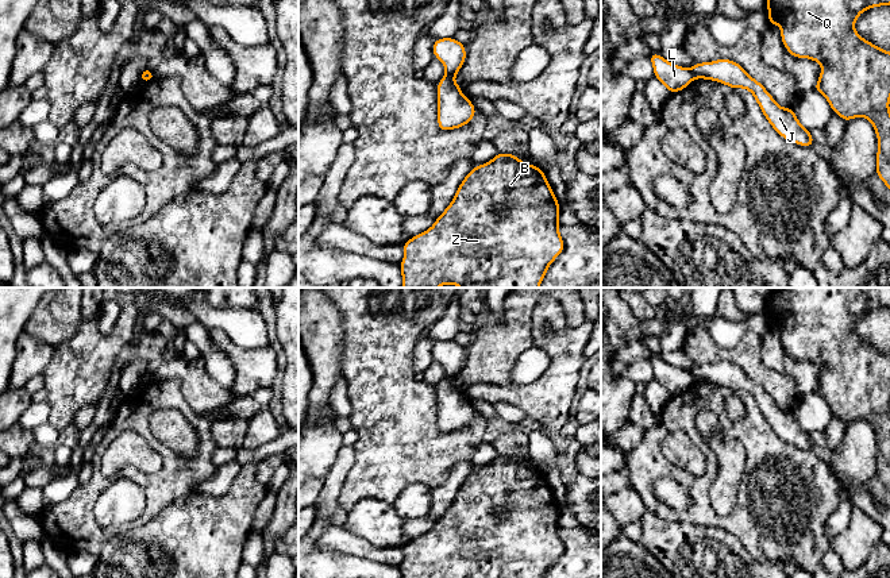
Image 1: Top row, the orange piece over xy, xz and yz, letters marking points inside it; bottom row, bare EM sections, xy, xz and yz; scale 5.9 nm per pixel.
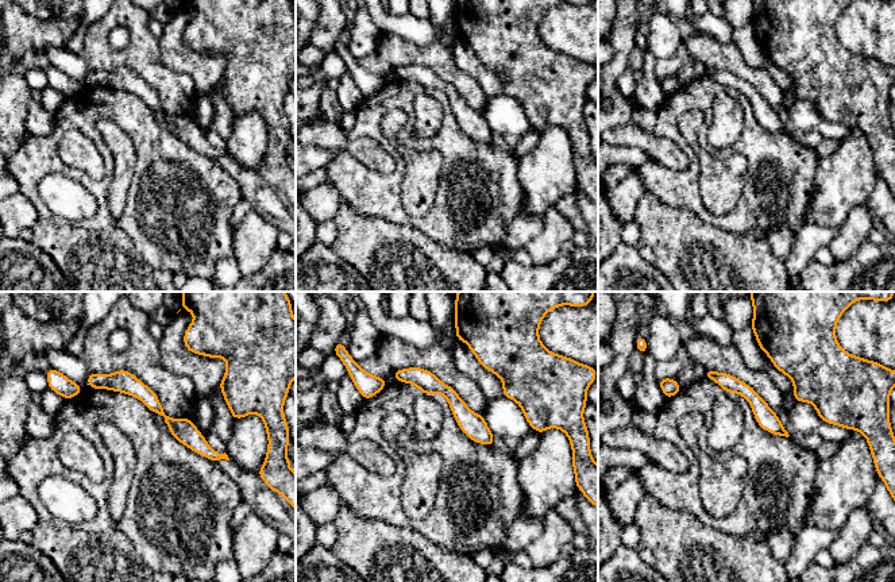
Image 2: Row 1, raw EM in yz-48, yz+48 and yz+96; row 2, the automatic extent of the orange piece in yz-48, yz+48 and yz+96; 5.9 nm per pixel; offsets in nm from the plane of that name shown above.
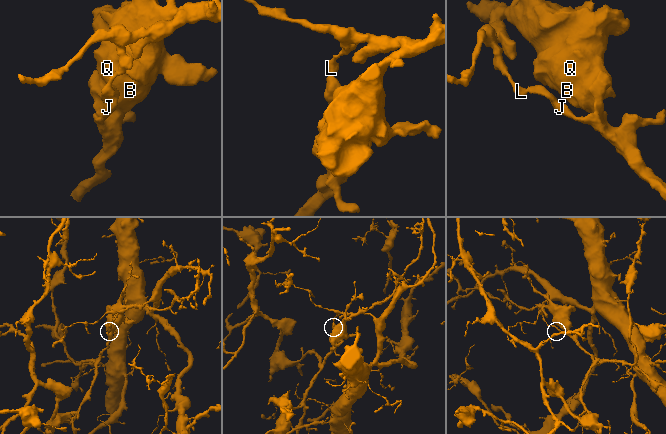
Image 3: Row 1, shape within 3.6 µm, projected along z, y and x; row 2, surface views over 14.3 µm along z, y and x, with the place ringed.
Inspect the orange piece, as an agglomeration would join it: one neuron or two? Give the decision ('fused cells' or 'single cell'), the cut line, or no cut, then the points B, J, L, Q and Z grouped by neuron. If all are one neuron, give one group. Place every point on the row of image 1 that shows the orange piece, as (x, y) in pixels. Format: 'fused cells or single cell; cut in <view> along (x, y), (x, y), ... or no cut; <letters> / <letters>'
fused cells; cut in yz along (690, 69), (696, 77); B J Q Z / L

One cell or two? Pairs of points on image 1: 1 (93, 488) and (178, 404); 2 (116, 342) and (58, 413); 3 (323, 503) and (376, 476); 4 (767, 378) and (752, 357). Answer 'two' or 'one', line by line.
1: one
2: one
3: two
4: one

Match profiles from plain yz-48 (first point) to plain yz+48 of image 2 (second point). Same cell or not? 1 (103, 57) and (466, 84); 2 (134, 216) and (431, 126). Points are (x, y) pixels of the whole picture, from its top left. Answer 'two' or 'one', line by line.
1: one
2: two

